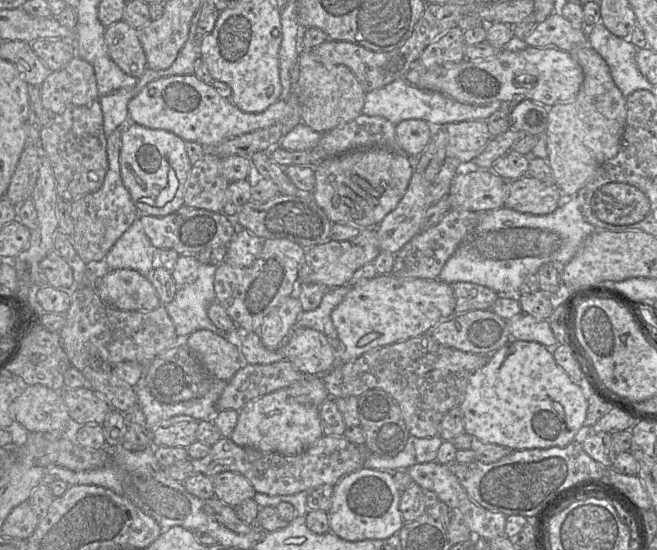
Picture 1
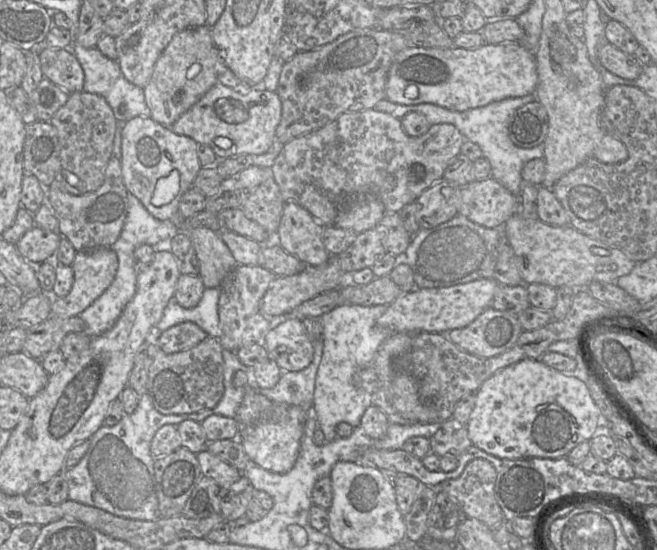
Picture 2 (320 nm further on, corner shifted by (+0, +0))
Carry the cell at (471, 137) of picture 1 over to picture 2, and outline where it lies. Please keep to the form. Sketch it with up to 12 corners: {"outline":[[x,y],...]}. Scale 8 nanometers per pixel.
{"outline":[[371,108],[285,143],[284,201],[324,227],[375,194],[400,212],[465,138]]}

